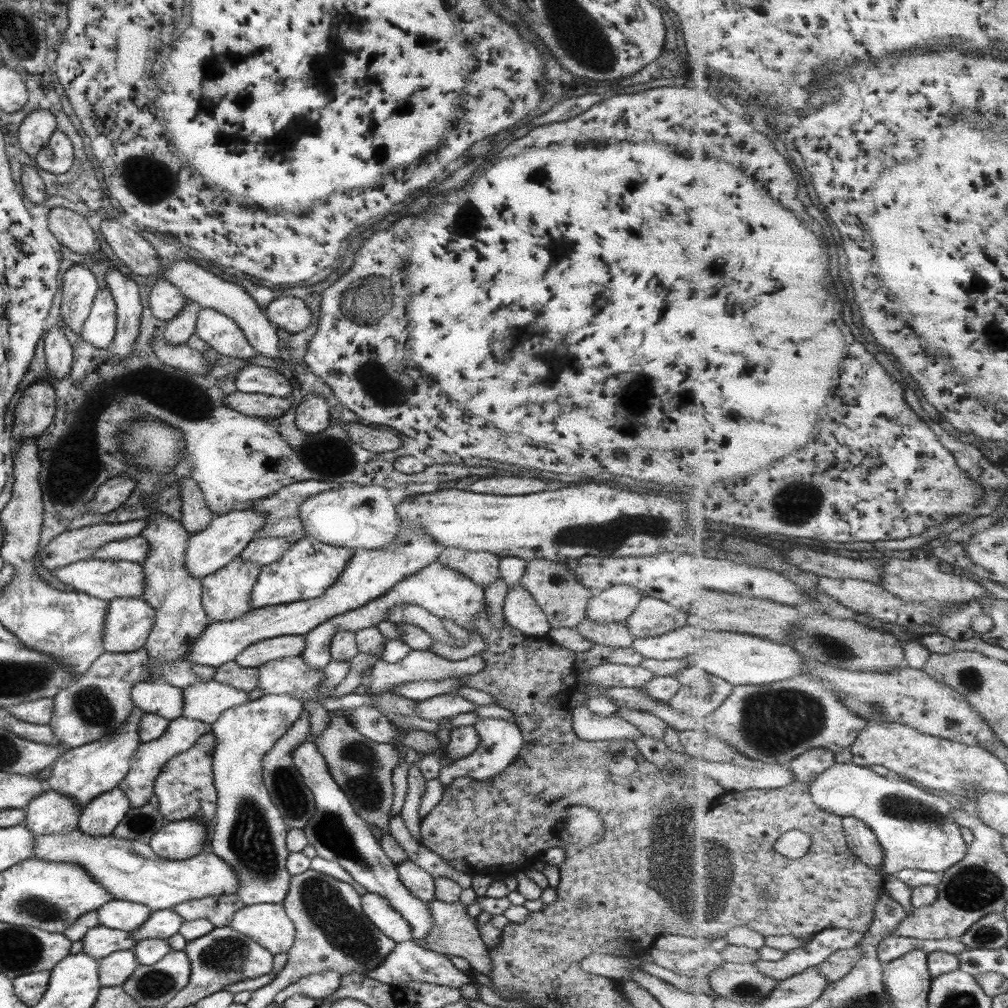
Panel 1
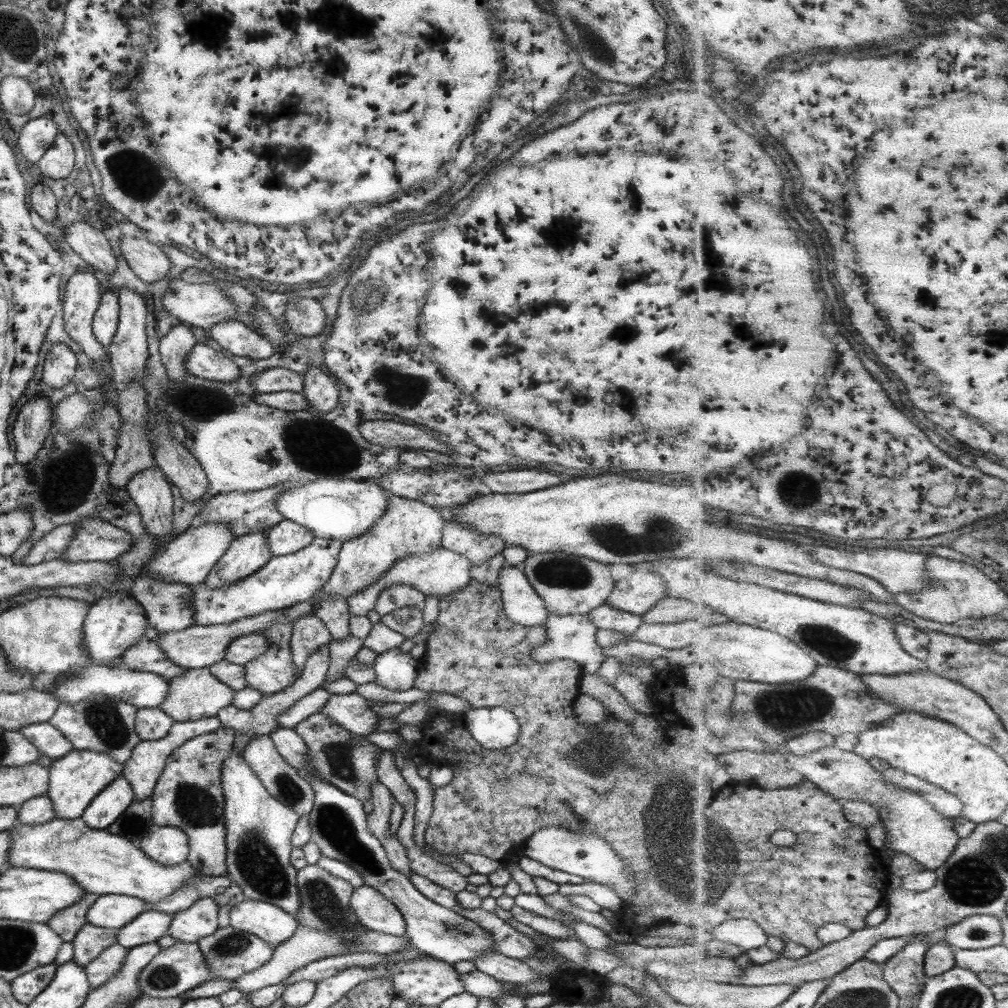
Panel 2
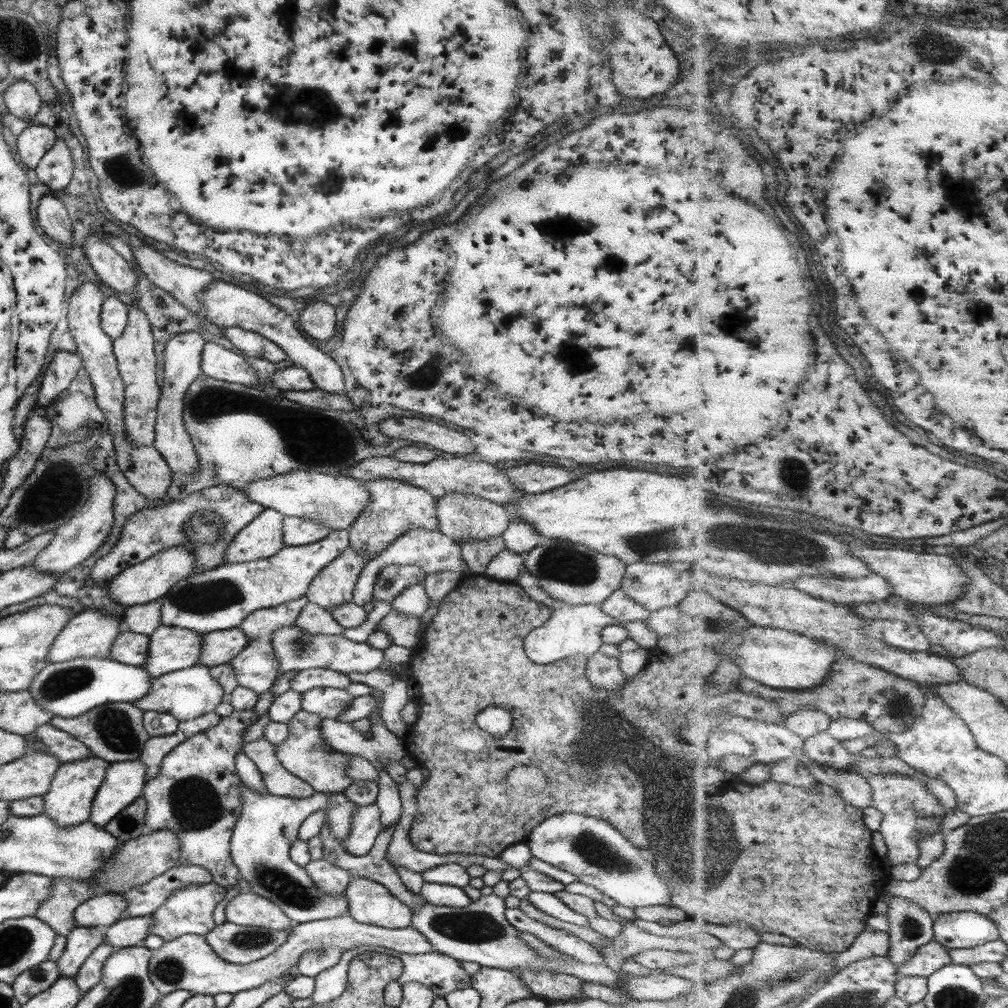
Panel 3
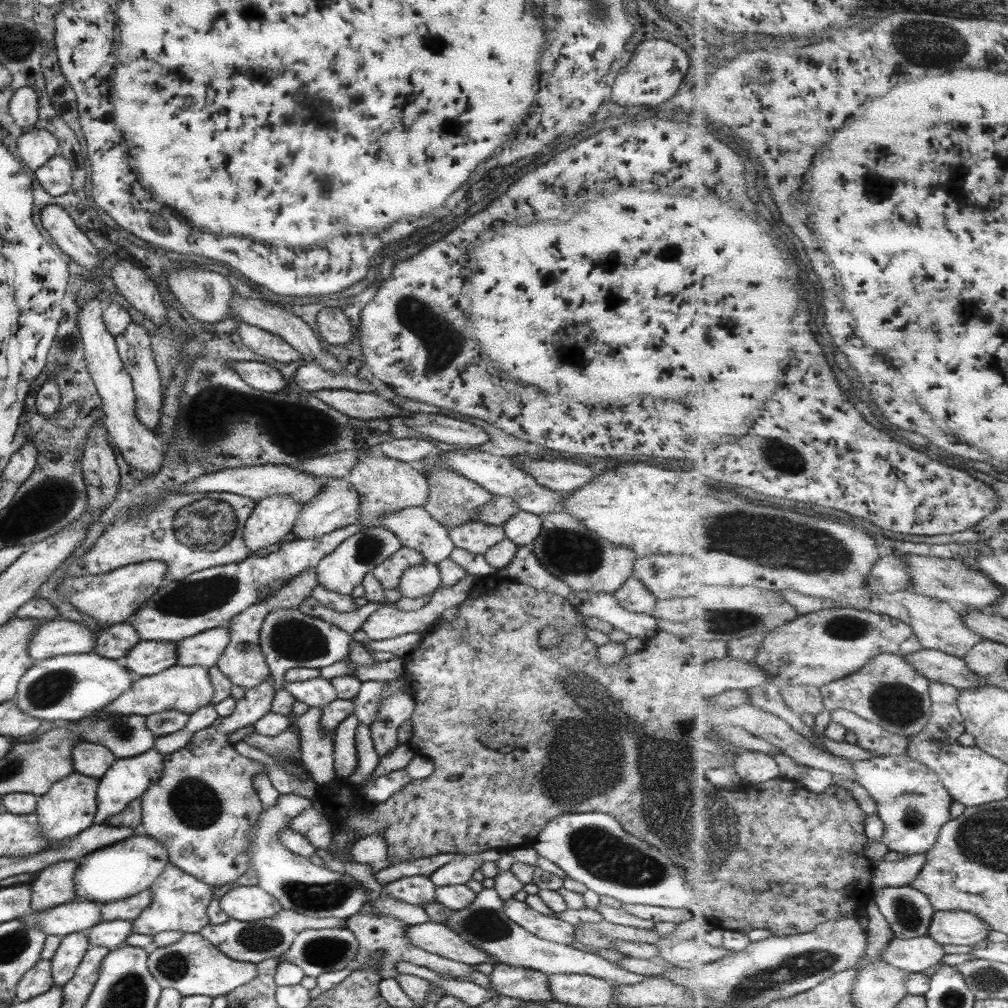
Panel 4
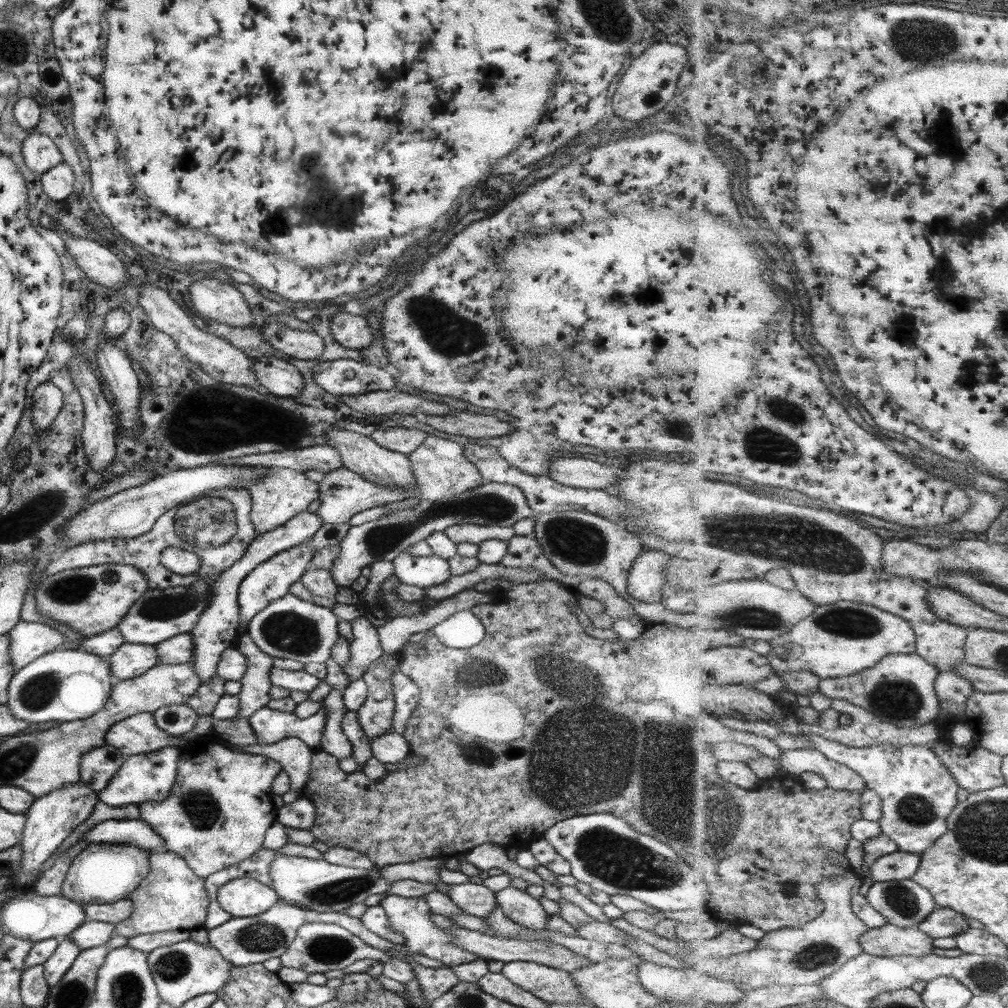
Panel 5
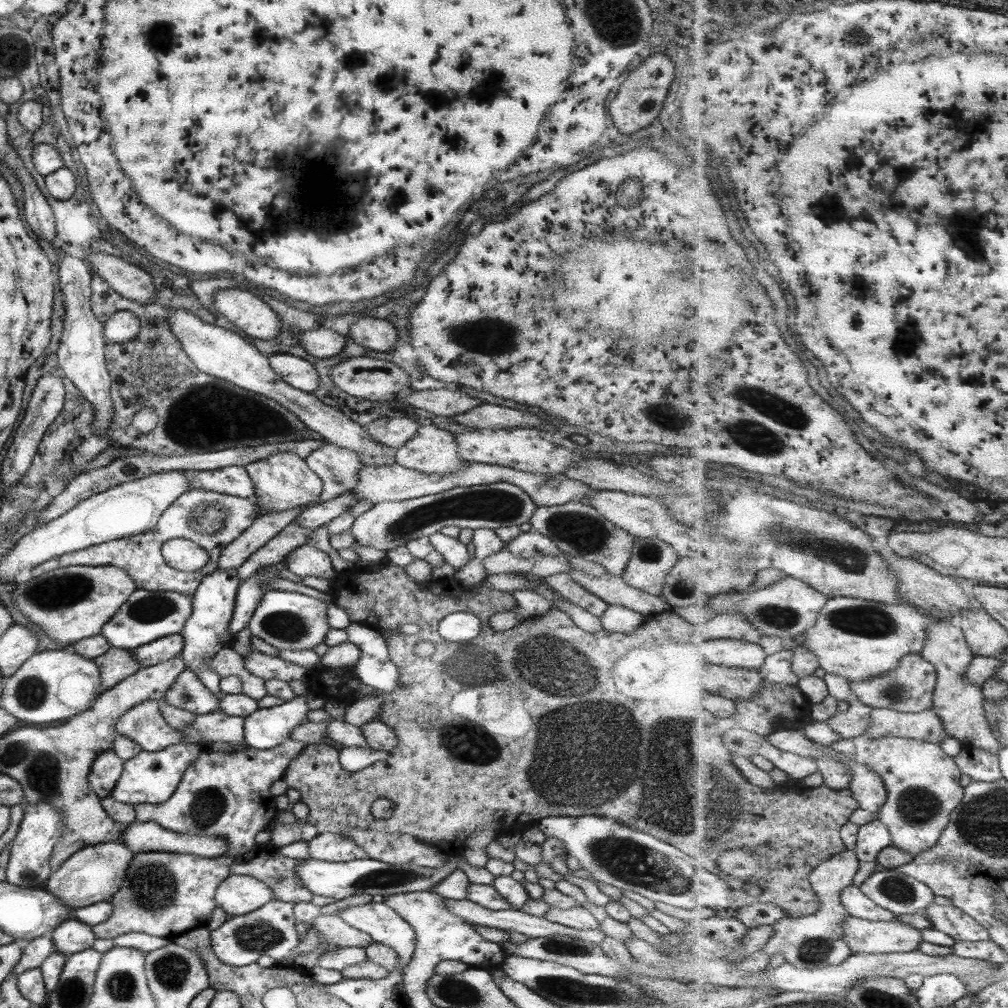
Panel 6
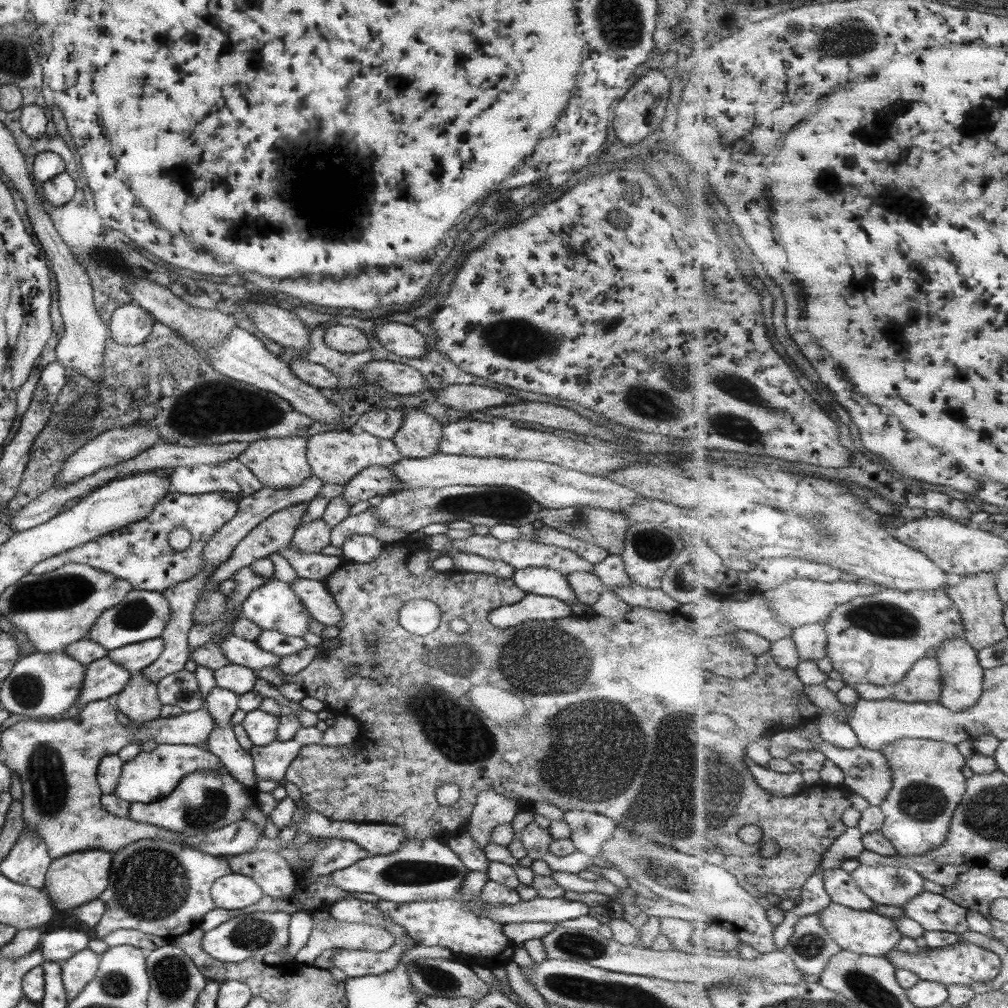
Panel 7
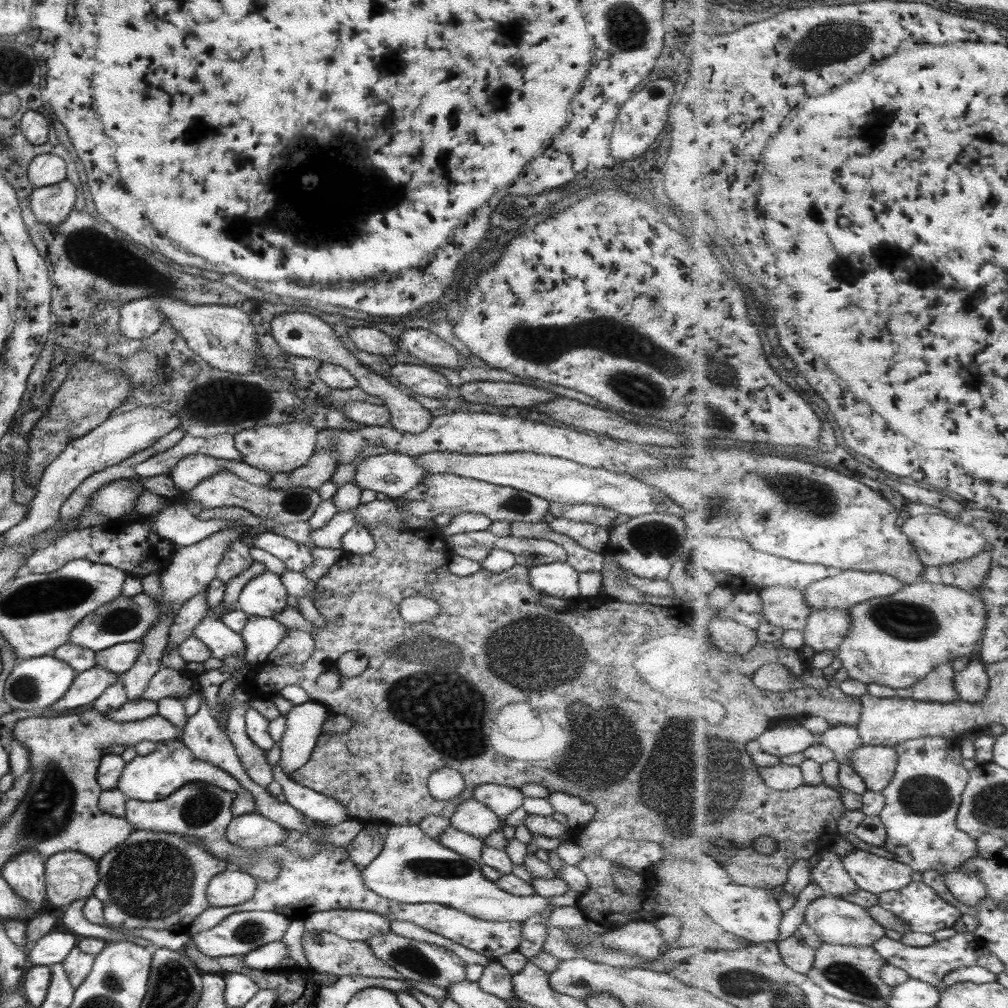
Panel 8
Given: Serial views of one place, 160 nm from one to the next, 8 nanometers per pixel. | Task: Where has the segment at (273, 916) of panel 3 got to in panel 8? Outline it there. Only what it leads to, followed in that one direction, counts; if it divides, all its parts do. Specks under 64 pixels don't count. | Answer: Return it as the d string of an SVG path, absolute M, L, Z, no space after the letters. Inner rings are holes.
M226 868L209 880L205 898L210 907L235 906L250 901L257 884L252 876L237 868Z

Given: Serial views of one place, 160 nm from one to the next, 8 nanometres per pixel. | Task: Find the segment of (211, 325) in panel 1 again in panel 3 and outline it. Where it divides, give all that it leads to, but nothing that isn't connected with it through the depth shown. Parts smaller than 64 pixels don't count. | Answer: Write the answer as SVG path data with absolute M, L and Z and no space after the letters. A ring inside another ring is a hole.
M237 326L222 328L222 332L223 337L233 345L234 350L244 356L261 358L270 363L279 363L287 359L287 355L277 345L256 332L243 330Z

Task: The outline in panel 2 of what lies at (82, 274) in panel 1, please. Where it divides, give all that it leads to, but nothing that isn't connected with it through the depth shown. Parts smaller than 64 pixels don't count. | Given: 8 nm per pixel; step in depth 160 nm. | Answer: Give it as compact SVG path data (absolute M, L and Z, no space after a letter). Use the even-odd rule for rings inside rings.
M89 269L85 272L75 272L68 279L65 293L63 294L65 298L63 298L62 320L65 332L69 339L73 340L73 343L76 343L81 348L85 356L94 362L97 368L102 368L102 362L105 358L108 358L106 350L103 350L103 347L95 341L93 332L91 332L91 322L93 322L93 316L101 300L102 293L103 283L101 278Z

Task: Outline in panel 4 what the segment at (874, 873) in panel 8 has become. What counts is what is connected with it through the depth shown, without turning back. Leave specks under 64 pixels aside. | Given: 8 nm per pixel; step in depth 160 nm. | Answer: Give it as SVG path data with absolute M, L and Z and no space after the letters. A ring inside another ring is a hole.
M910 885L873 889L872 899L889 921L896 938L929 934L936 908L929 898Z

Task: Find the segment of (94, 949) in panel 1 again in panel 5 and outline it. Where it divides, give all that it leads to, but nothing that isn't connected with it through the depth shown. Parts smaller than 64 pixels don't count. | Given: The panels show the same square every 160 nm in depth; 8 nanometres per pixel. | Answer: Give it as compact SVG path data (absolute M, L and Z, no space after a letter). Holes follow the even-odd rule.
M61 938L53 954L43 964L43 976L49 987L55 986L79 954L80 948L69 938Z

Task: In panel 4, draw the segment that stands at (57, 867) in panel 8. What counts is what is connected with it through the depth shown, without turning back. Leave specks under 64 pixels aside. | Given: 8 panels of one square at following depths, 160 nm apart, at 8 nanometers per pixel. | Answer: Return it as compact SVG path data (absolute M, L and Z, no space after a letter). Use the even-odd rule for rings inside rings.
M139 832L81 858L73 877L75 898L97 904L129 898L149 889L168 863L167 849L154 838Z

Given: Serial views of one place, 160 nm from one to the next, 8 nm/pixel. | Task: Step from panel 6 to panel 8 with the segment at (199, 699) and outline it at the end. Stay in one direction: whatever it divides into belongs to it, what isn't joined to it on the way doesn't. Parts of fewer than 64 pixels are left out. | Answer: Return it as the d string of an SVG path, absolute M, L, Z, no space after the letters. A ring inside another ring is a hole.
M159 668L149 679L148 685L143 691L142 698L155 702L160 698L185 699L187 696L197 693L200 690L197 676L190 675L190 672L169 668Z

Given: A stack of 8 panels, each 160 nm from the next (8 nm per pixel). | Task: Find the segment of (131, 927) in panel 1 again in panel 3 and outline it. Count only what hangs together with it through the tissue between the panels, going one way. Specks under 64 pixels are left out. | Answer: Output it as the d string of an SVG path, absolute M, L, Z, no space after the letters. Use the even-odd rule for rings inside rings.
M98 894L80 904L73 912L74 926L108 927L115 924L127 908L121 894Z

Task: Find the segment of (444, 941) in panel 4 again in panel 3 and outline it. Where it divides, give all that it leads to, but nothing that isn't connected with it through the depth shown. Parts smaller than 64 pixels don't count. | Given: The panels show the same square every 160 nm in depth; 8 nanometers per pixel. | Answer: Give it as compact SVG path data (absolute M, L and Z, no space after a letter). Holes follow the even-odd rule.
M339 914L333 918L294 923L286 939L271 954L249 964L231 964L221 960L205 942L204 936L185 934L173 940L163 941L157 950L151 951L148 962L148 977L160 996L177 989L189 991L192 995L215 996L217 993L237 994L243 990L257 988L265 982L271 982L282 976L285 970L295 966L299 957L308 950L321 950L334 946L340 950L349 950L354 946L377 946L383 948L418 952L421 955L435 954L432 946L424 940L411 925L400 929L381 928L355 922L348 914Z

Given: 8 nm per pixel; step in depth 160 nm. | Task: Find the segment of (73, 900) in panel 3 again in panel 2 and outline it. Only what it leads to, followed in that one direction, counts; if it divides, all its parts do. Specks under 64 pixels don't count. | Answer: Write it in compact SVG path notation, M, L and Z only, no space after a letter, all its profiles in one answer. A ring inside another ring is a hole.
M83 892L83 897L77 903L54 914L46 925L61 937L62 942L71 943L77 931L86 923L86 912L97 898L96 895Z

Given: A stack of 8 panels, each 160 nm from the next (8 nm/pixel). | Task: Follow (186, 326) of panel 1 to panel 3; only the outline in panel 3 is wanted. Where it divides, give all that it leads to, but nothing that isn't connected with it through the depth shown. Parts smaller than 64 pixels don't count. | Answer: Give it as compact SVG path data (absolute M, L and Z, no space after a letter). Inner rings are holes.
M180 332L171 336L163 350L160 395L156 406L154 439L152 447L162 456L172 474L188 474L193 476L198 470L198 463L189 435L181 422L181 406L183 394L187 387L201 374L201 352L205 341L195 332Z

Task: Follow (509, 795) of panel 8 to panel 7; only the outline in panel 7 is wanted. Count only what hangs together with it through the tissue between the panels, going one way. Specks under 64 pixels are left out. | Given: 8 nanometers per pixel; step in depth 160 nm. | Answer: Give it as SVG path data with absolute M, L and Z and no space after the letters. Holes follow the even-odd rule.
M483 791L475 797L475 805L471 812L465 832L471 837L479 850L483 850L489 844L489 833L495 827L510 824L513 817L523 810L515 801L493 791Z

